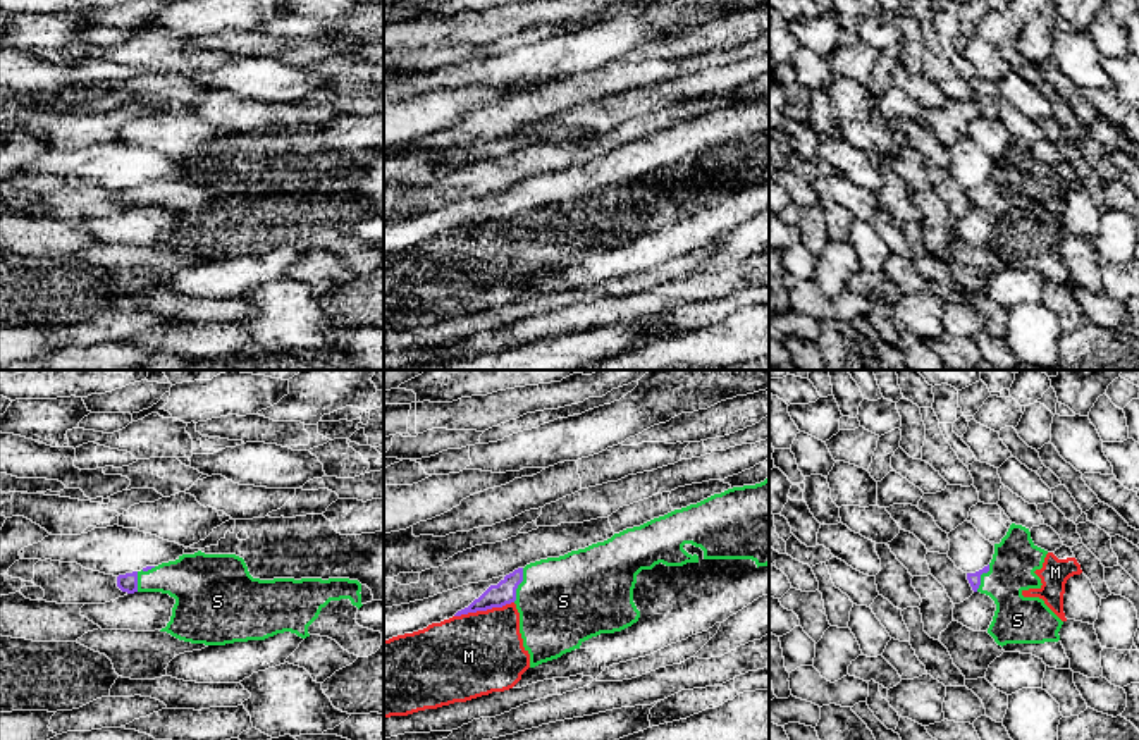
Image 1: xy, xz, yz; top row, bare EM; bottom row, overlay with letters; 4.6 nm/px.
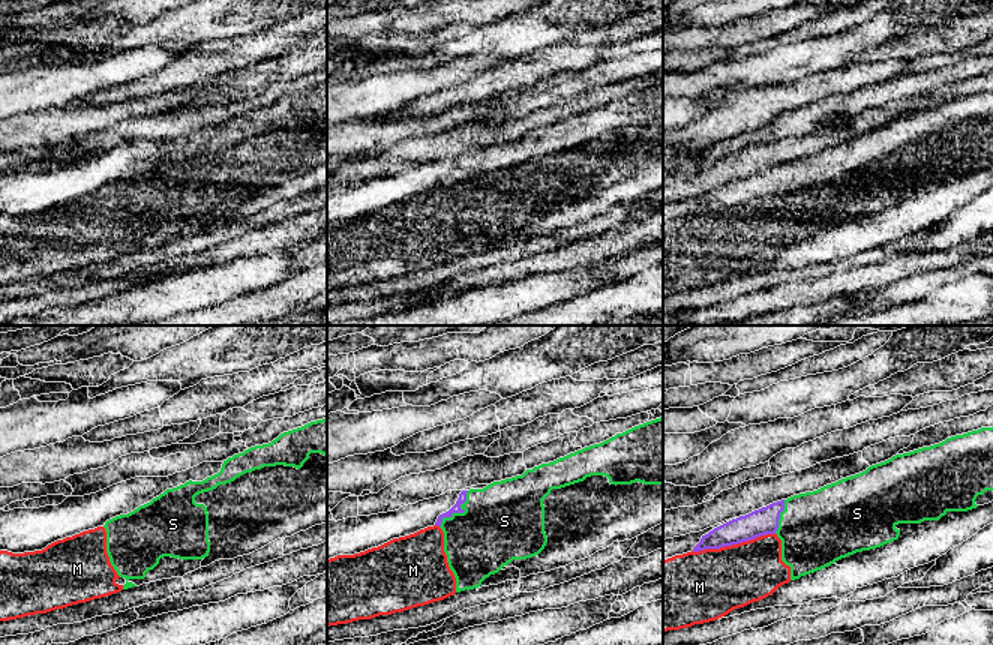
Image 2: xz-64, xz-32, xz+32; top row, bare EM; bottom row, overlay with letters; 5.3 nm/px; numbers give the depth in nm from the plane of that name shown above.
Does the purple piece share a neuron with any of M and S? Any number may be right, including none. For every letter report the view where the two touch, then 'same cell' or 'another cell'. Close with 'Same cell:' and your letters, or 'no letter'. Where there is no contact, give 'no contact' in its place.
M: xz | another cell
S: xz | same cell
Same cell: S

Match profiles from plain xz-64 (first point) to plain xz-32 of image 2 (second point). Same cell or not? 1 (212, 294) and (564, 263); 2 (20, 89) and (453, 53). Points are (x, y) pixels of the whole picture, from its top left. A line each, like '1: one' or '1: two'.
1: two
2: two

